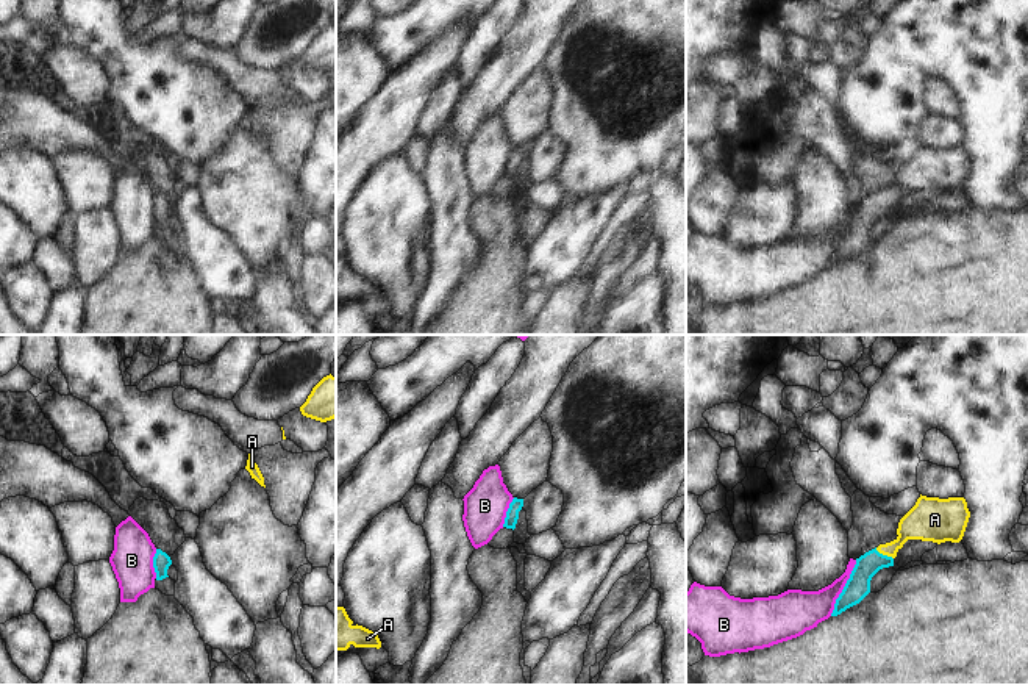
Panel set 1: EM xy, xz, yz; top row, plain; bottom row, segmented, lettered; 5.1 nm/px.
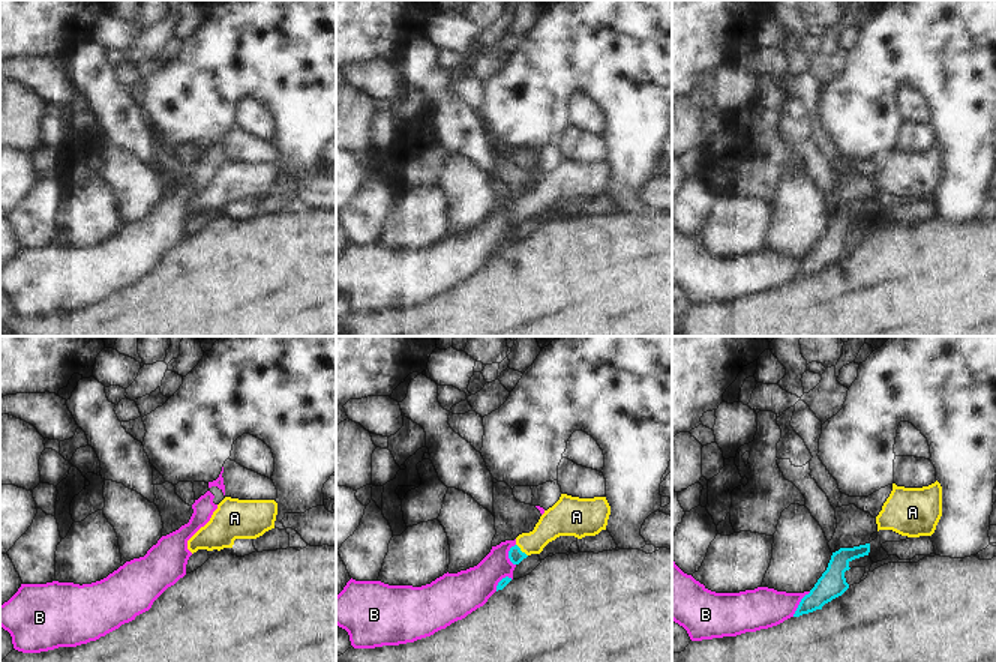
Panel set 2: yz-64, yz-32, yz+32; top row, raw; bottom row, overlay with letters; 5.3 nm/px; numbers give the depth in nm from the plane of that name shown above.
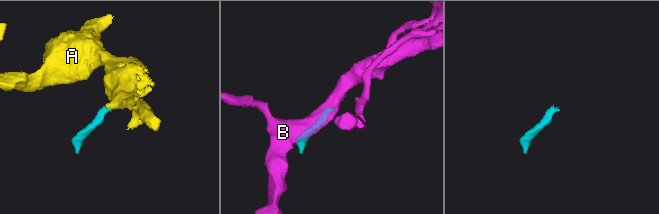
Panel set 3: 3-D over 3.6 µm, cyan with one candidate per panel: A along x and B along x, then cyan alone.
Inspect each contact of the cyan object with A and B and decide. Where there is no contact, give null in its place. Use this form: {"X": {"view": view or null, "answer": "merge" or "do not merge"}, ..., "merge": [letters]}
{"A": {"view": "yz", "answer": "merge"}, "B": {"view": "yz", "answer": "do not merge"}, "merge": ["A"]}

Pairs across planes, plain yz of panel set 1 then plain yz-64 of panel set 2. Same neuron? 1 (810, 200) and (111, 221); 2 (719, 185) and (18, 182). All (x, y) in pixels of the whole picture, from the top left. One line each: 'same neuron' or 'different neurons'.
1: different neurons
2: different neurons

